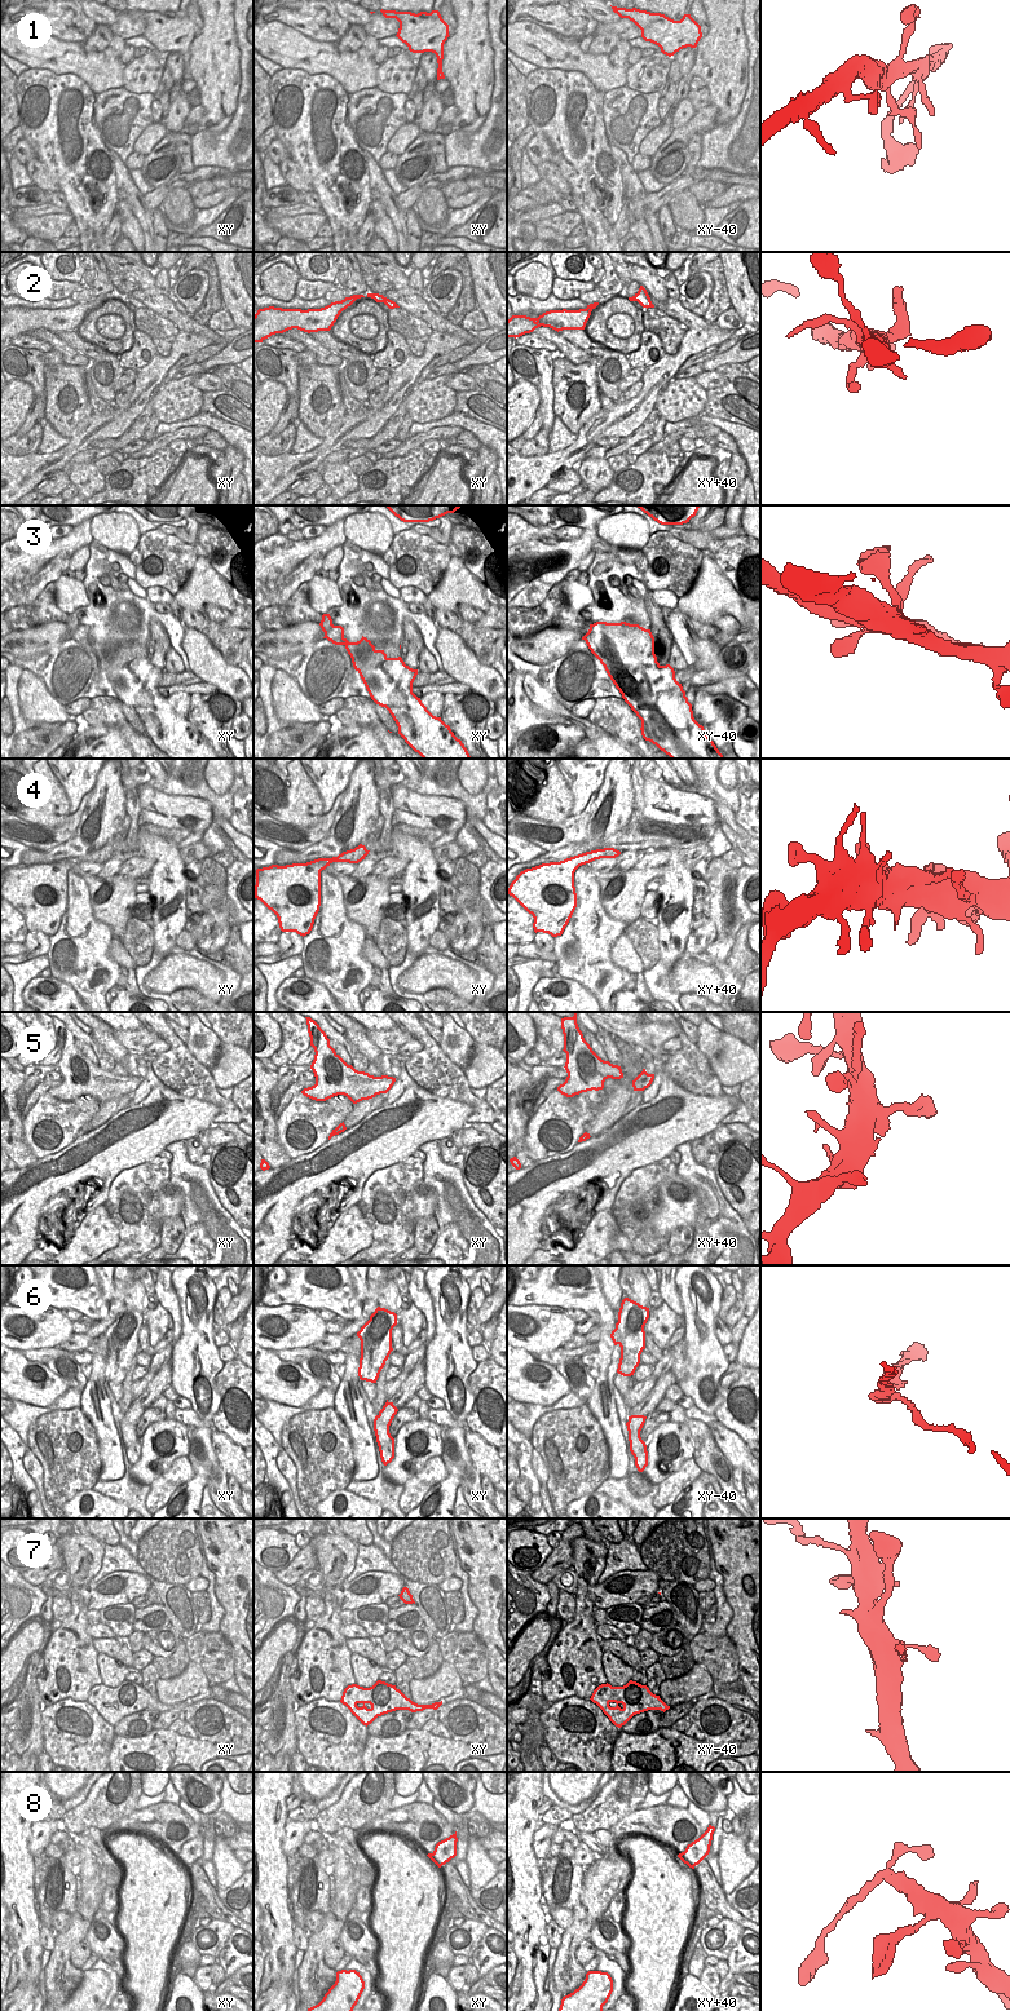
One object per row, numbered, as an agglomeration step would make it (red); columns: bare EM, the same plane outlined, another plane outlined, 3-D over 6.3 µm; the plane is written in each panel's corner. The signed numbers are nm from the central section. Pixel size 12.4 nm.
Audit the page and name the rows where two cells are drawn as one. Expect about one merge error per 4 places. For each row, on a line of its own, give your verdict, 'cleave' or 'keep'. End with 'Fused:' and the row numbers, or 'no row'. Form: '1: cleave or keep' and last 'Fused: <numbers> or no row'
1: keep
2: keep
3: keep
4: keep
5: keep
6: cleave
7: keep
8: keep
Fused: 6

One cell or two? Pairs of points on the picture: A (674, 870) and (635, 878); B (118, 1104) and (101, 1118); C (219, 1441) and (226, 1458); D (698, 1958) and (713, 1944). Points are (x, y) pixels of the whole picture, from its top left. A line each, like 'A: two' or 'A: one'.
A: two
B: one
C: one
D: two

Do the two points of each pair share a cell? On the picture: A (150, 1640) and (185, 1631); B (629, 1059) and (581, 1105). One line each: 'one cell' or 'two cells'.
A: two cells
B: two cells

